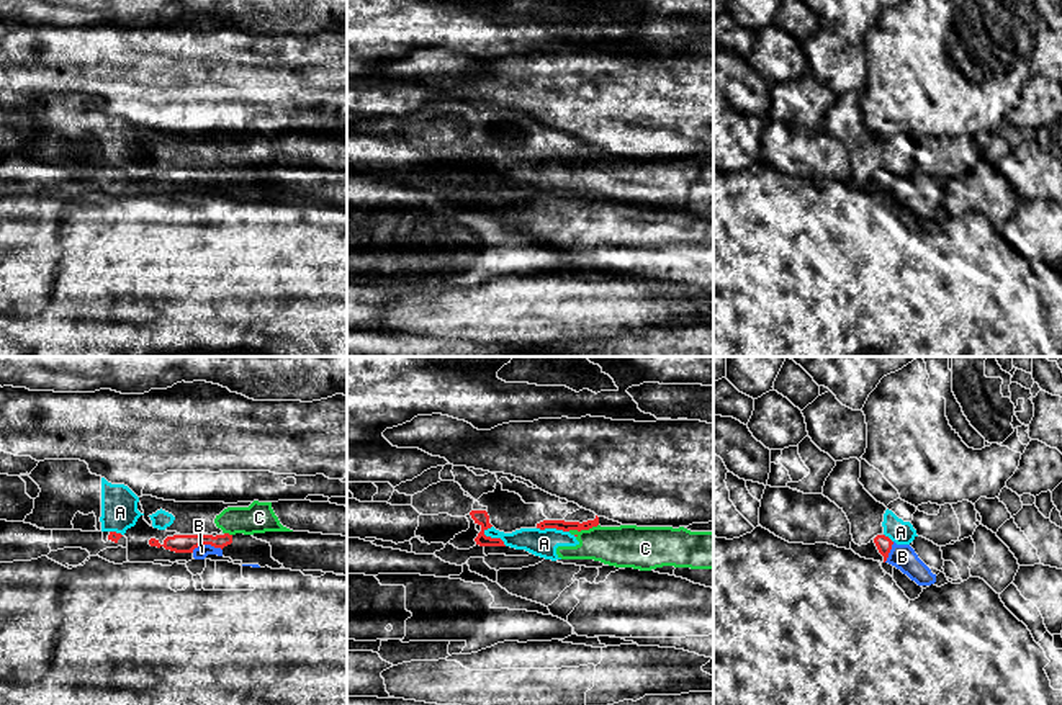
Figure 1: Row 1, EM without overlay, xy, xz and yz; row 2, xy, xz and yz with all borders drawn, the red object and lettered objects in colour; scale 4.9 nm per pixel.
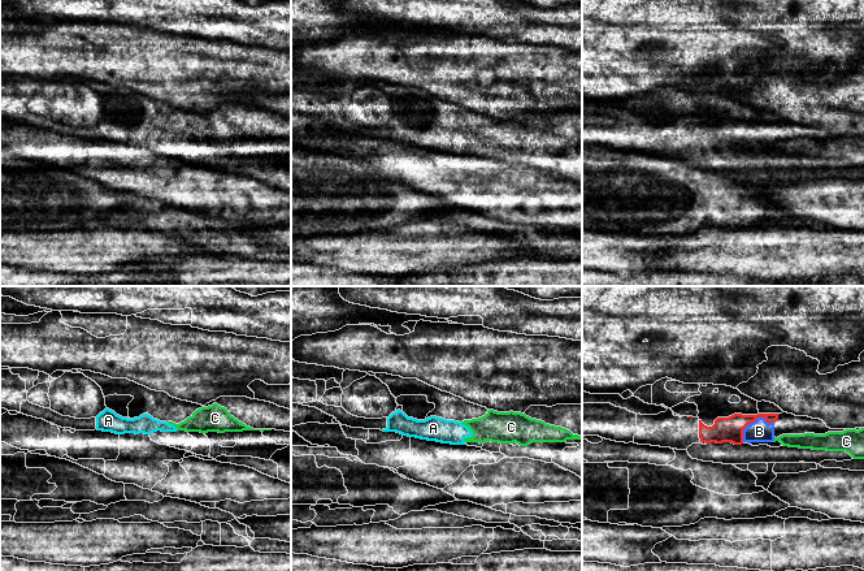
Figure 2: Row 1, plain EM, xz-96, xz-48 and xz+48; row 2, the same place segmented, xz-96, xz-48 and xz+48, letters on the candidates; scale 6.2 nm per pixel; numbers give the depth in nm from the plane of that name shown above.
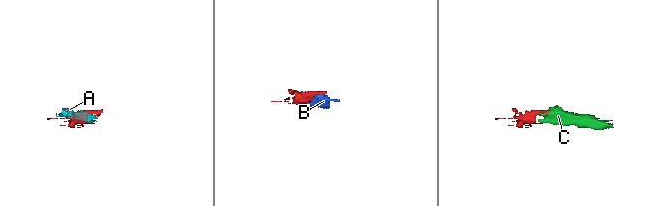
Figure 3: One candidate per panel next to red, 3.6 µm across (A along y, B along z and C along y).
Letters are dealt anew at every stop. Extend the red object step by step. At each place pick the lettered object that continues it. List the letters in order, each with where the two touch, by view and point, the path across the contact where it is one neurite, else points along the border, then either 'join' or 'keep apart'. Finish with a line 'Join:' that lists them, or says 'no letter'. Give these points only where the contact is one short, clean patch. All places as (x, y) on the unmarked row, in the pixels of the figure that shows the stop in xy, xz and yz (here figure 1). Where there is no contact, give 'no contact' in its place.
A: contact xz (494, 172); border xz (483, 164), (486, 169), (498, 170), (506, 179); keep apart
B: contact xy (206, 177); join
C: contact xz (583, 162); border xz (598, 157), (588, 162), (568, 164); keep apart
Join: B

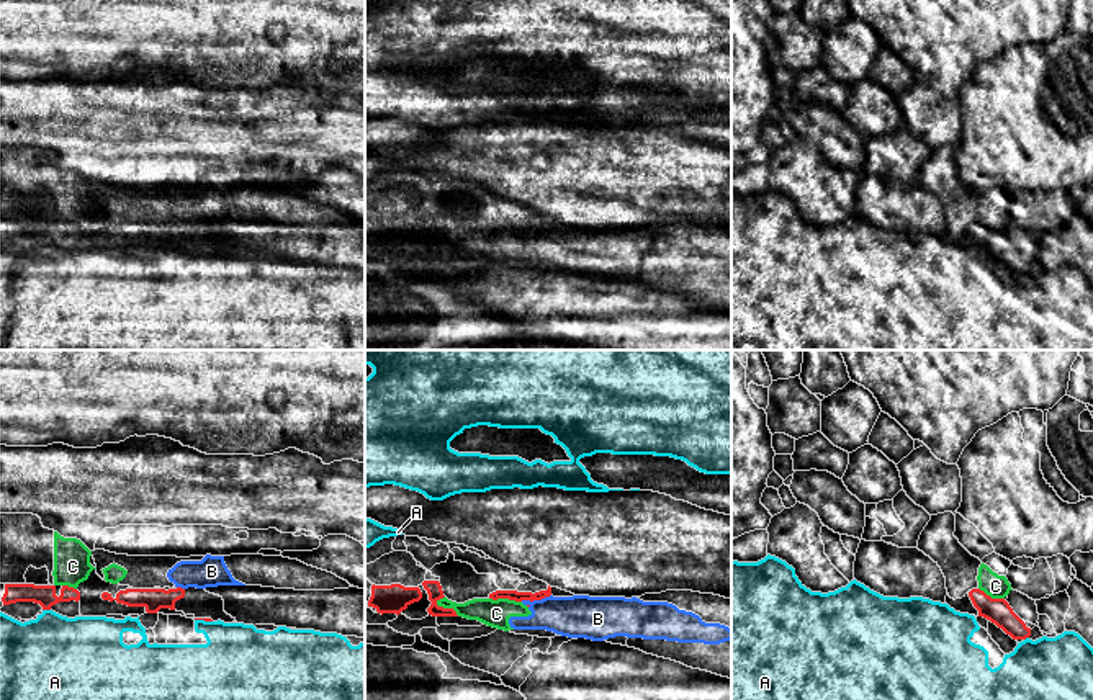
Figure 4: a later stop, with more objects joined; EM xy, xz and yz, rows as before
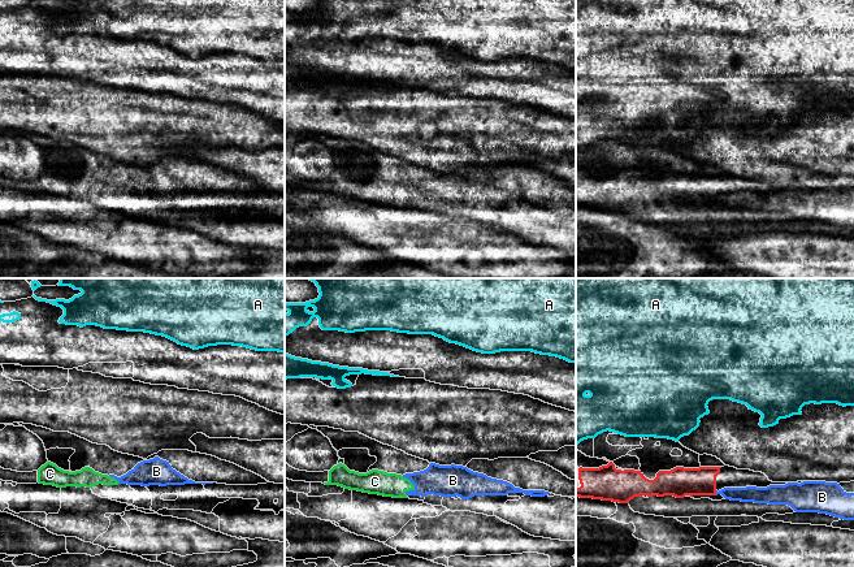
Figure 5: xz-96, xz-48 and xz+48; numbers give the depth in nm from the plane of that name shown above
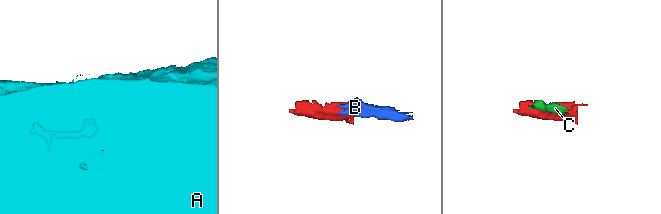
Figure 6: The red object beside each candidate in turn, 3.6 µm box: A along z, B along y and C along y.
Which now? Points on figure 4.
A: contact xy (46, 242); border xy (43, 242), (49, 244); keep apart
B: contact xz (535, 233); border xz (550, 228), (540, 233), (521, 234); keep apart
C: contact xz (447, 242); border xz (436, 234), (439, 239), (450, 241), (458, 249); keep apart
Join: no letter

